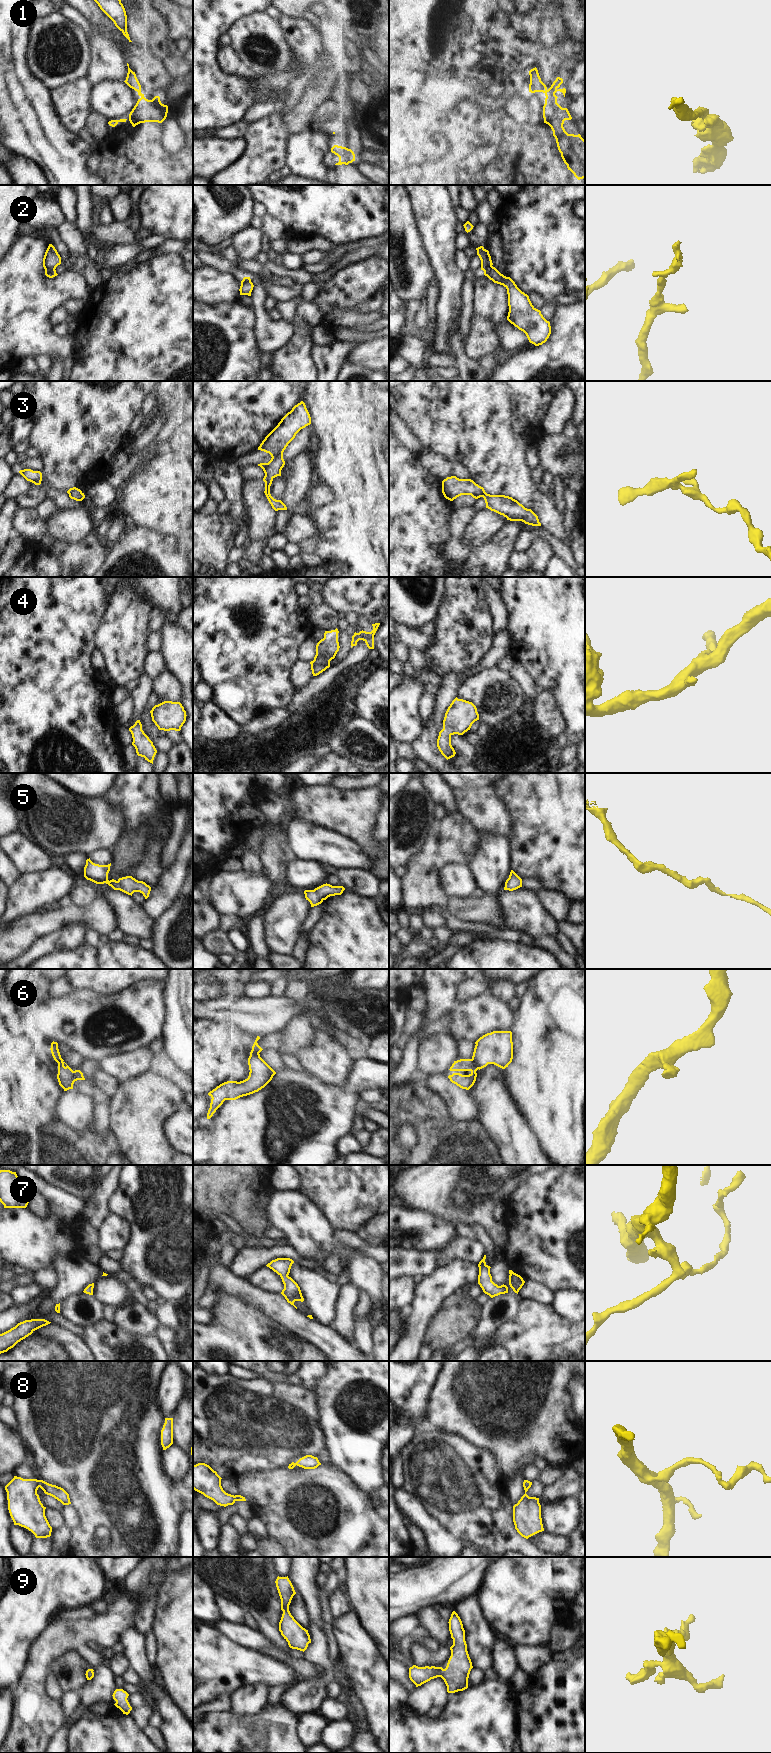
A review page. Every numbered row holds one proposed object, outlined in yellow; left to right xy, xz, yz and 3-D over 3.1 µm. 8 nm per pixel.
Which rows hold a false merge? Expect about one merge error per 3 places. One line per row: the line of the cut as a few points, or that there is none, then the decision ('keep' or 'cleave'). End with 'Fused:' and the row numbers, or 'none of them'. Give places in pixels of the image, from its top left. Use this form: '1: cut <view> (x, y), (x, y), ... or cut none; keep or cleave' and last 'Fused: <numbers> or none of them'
1: cut none; keep
2: cut none; keep
3: cut none; keep
4: cut none; keep
5: cut none; keep
6: cut yz (472, 1058), (478, 1068); cleave
7: cut none; keep
8: cut none; keep
9: cut none; keep
Fused: 6

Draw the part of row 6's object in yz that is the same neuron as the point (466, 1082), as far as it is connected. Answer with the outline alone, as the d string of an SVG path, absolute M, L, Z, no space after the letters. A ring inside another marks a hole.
M473 1059L454 1061L449 1070L454 1073L449 1075L448 1078L460 1088L469 1090L474 1085L478 1068L475 1066Z

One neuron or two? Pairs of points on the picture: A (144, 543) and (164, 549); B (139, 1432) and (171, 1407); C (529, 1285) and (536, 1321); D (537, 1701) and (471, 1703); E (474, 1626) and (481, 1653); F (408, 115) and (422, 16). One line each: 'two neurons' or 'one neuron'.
A: one neuron
B: two neurons
C: two neurons
D: two neurons
E: one neuron
F: two neurons

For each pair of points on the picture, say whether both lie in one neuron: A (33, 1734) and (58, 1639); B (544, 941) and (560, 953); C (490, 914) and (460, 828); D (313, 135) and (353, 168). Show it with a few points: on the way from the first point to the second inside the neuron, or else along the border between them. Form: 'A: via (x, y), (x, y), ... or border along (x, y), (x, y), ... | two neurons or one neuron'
A: via (33, 1710), (33, 1674), (37, 1663) | one neuron
B: via (548, 942), (556, 949) | one neuron
C: via (461, 908), (447, 903), (432, 888), (432, 857) | one neuron
D: via (313, 151), (313, 159), (326, 172), (337, 172) | one neuron

